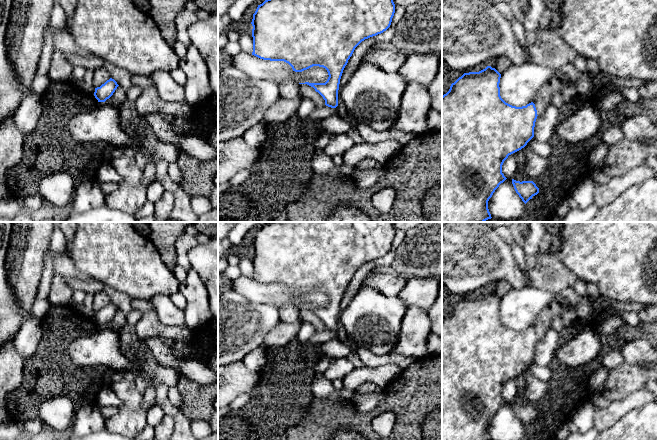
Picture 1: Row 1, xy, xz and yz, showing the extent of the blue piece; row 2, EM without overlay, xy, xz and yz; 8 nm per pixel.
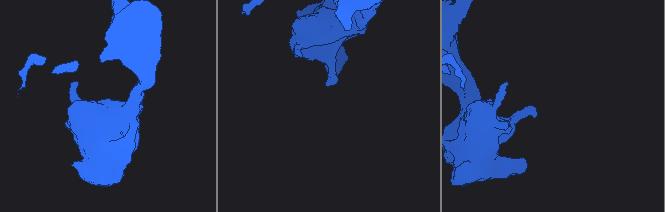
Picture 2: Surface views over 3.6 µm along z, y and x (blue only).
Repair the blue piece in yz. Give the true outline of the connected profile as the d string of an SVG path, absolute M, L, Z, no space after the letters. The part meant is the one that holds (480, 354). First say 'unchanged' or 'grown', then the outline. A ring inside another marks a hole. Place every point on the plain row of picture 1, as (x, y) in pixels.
unchanged; M491 290L479 296L464 297L454 307L449 315L442 320L442 440L491 440L488 425L495 414L507 402L502 397L502 389L509 379L524 372L534 361L534 351L537 343L537 334L533 326L526 330L516 331L506 327L500 320L501 298Z

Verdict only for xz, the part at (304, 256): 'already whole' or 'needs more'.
already whole

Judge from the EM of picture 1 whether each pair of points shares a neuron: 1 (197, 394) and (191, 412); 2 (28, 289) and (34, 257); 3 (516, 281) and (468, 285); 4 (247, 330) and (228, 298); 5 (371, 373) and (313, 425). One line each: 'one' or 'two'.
1: one
2: one
3: one
4: one
5: two

